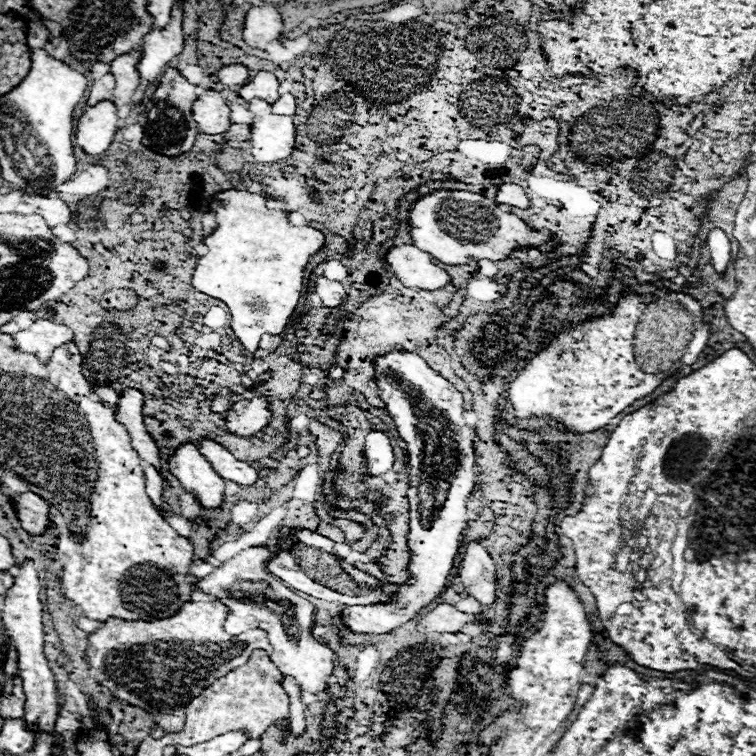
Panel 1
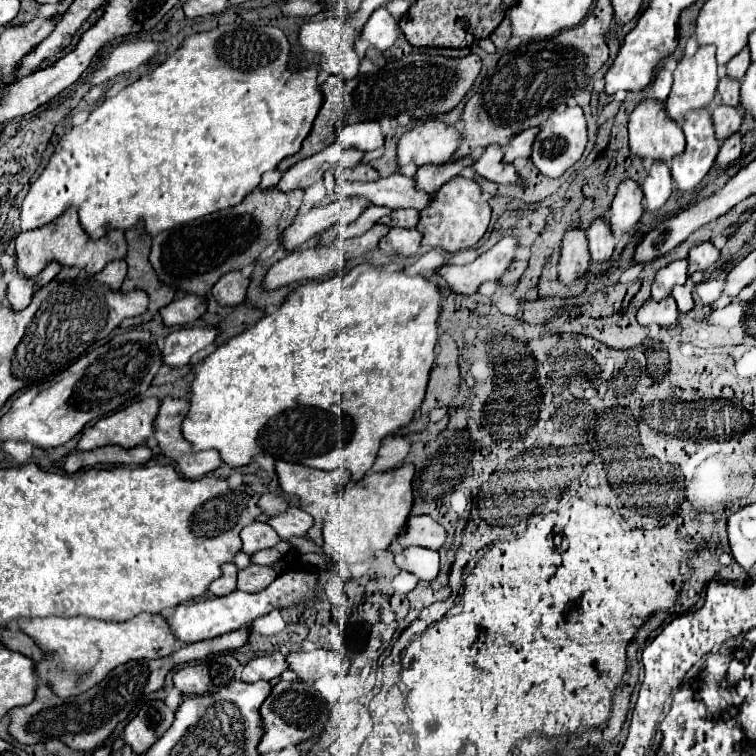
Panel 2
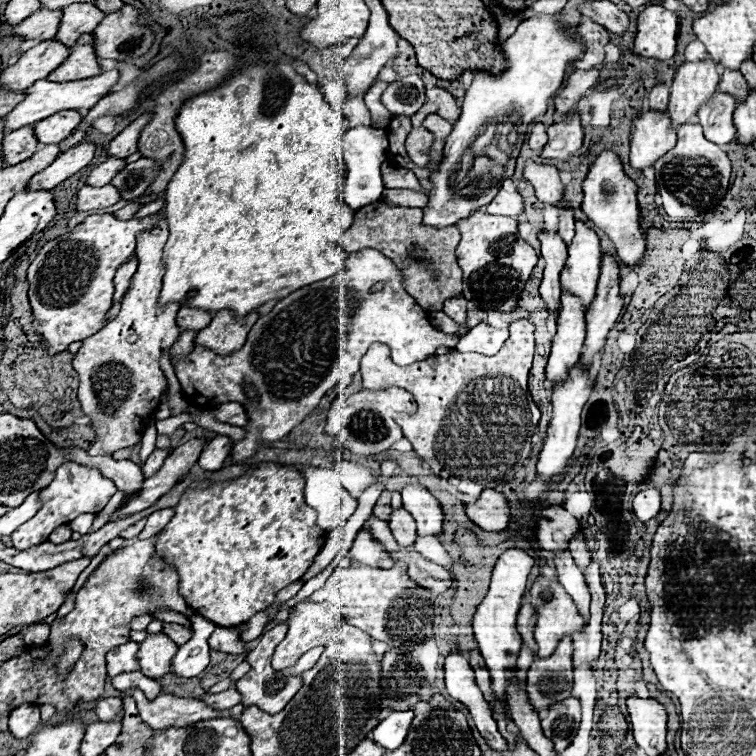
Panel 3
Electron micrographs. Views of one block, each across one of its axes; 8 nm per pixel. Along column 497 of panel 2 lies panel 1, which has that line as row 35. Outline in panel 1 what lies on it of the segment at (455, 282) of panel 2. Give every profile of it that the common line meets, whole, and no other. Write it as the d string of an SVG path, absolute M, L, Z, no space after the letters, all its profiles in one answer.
M252 6L246 14L244 42L248 42L252 48L264 50L266 44L278 40L282 30L282 18L274 6Z

